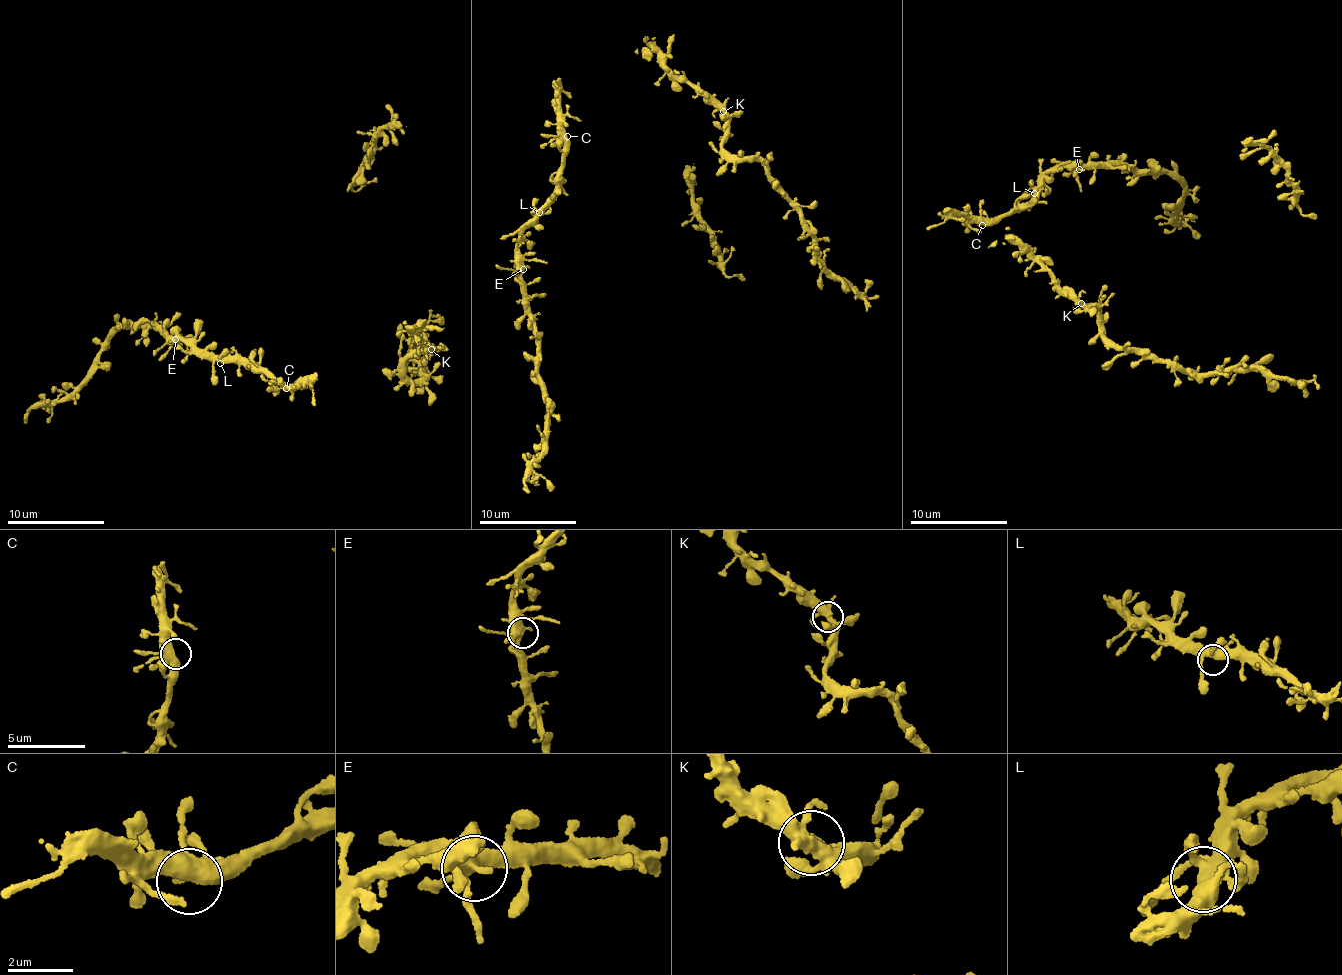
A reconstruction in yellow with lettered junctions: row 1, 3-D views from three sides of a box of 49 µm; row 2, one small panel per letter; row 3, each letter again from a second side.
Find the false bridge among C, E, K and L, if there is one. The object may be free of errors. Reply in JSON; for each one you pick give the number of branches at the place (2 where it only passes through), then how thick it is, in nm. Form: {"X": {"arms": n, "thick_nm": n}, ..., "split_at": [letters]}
{"split_at": []}

